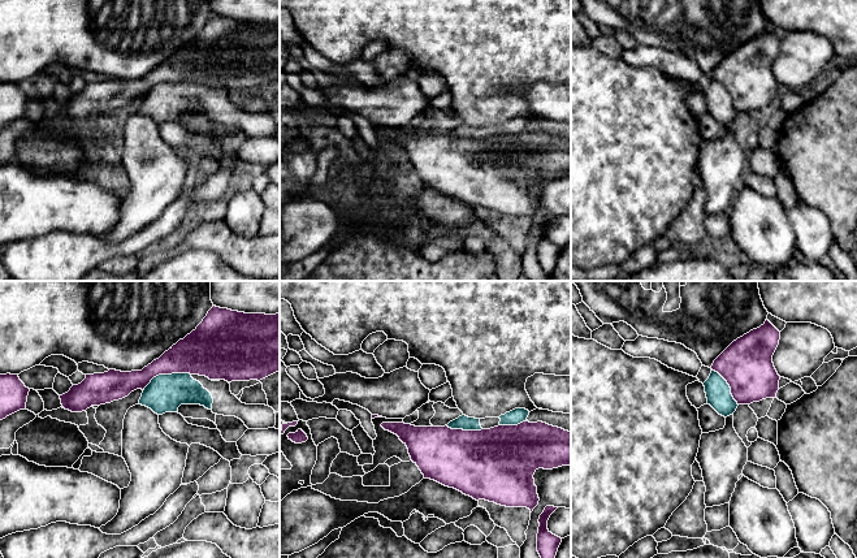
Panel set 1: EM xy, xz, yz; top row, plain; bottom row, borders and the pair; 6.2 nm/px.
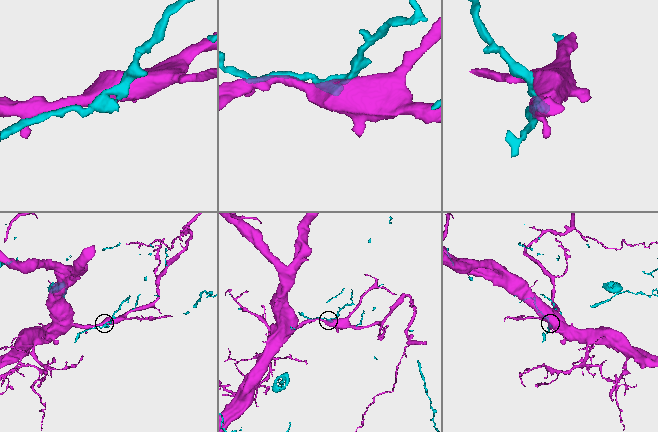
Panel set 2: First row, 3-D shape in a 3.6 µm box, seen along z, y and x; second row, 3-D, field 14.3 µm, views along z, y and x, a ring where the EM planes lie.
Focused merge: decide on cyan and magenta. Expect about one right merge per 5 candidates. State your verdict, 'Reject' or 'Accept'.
Reject

